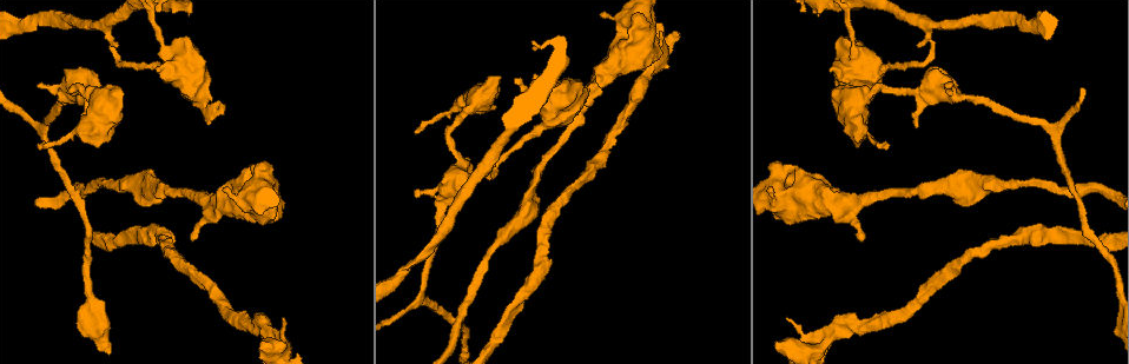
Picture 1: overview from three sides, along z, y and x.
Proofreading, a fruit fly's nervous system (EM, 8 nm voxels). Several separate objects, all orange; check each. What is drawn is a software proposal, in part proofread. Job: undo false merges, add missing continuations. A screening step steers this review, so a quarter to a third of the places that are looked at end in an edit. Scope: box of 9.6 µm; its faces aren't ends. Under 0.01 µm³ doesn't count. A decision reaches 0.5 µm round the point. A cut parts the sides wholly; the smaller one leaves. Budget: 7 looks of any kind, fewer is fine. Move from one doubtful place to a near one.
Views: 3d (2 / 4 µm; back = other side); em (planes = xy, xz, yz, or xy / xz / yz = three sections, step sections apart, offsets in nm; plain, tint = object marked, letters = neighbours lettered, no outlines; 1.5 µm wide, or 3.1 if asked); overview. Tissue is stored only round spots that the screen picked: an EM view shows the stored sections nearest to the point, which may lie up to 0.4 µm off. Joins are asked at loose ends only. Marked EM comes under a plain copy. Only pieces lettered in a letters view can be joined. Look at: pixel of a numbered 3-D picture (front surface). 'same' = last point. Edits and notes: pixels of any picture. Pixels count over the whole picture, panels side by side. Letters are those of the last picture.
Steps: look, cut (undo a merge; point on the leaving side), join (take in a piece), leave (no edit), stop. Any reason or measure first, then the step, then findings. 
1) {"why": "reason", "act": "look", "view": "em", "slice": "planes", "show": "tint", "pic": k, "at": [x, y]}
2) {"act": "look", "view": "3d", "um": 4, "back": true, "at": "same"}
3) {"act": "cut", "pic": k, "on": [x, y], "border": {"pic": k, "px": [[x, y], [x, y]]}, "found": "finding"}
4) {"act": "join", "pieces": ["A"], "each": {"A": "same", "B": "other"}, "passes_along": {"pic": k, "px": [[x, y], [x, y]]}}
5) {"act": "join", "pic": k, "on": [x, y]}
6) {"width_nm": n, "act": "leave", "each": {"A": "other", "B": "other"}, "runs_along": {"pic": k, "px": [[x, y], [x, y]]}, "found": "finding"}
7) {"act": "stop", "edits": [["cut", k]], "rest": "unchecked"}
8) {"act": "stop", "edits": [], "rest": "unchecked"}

{"why": "looks like a crossing", "act": "look", "view": "3d", "um": 4, "pic": 1, "at": [80, 193]}

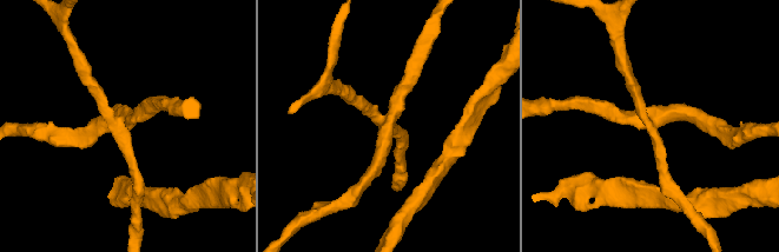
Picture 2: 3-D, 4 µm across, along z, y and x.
{"arms": 4, "act": "look", "view": "em", "slice": "planes", "show": "letters", "pic": 2, "at": [123, 120]}

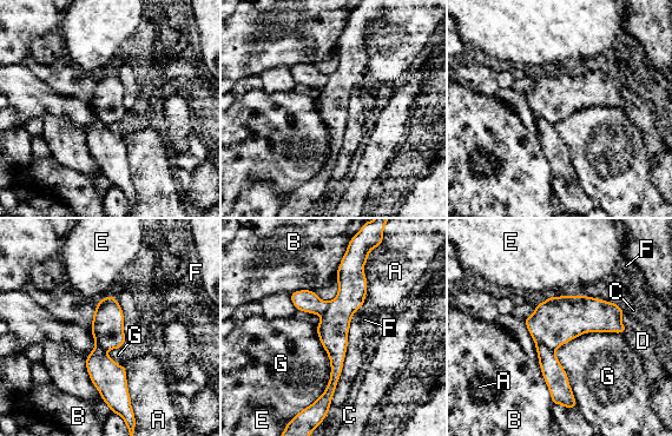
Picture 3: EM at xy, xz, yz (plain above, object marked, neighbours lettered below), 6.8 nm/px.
{"act": "cut", "pic": 3, "on": [557, 380], "each": {"A": "other", "B": "other", "C": "other", "D": "other", "E": "other", "F": "other", "G": "other"}, "border": {"pic": 3, "px": [[535, 342], [554, 350]]}, "found": "a second neuron is stuck on"}

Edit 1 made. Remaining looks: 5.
{"act": "look", "view": "overview"}

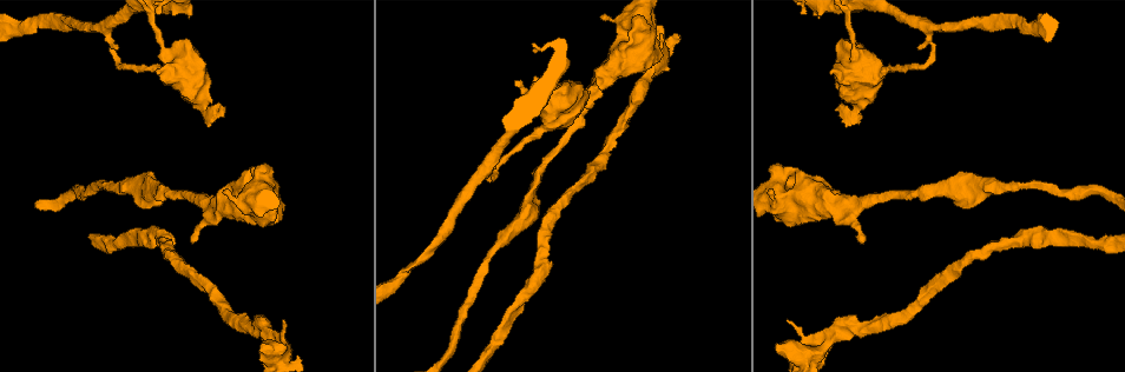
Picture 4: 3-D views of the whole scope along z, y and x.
{"why": "free end", "act": "look", "view": "em", "slice": "planes", "show": "letters", "pic": 4, "at": [836, 109]}

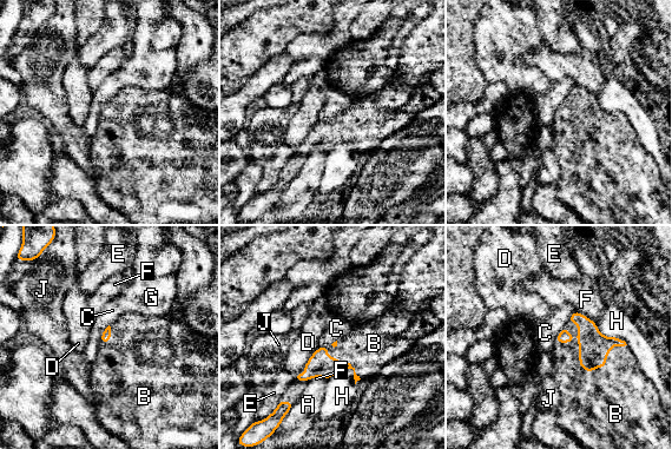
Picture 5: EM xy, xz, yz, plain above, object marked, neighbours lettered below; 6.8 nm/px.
{"act": "join", "pieces": ["B"], "each": {"A": "other", "B": "same", "C": "other", "D": "other", "E": "other", "F": "other", "G": "other", "H": "other", "J": "other"}, "found": "it goes on there"}

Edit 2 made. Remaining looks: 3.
{"act": "stop", "edits": [["cut", 3], ["join", 5]], "rest": "unchecked"}

